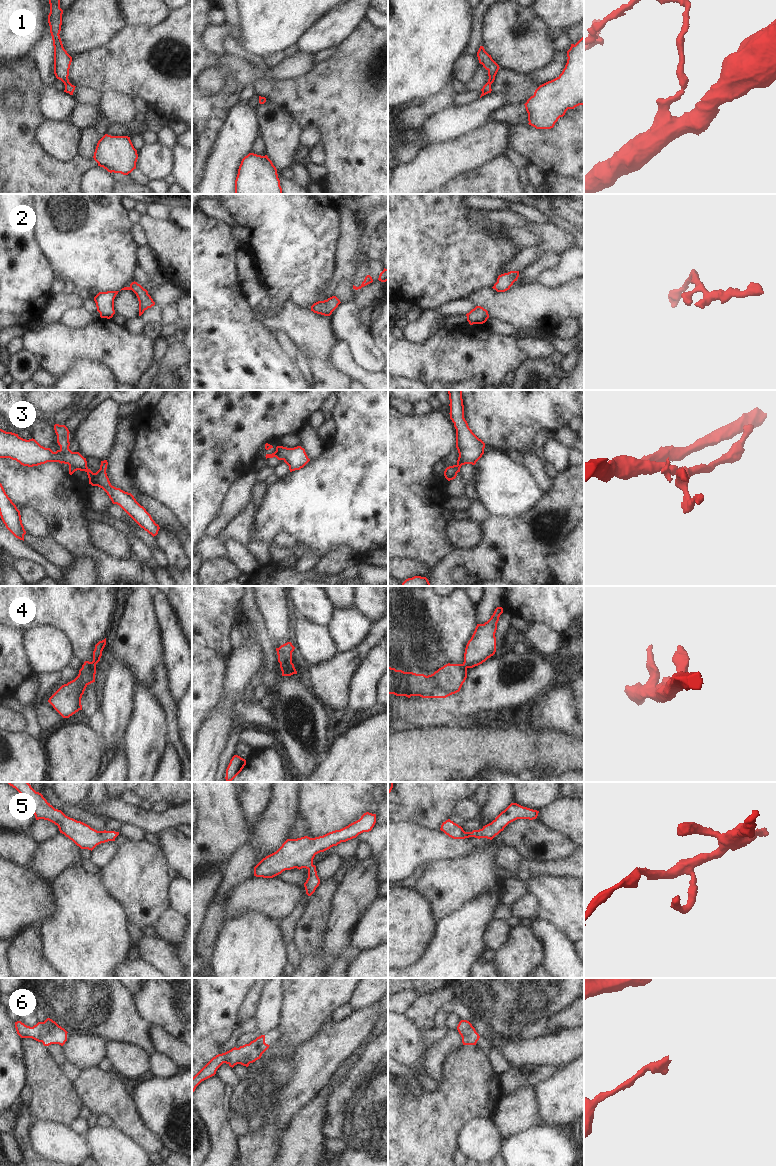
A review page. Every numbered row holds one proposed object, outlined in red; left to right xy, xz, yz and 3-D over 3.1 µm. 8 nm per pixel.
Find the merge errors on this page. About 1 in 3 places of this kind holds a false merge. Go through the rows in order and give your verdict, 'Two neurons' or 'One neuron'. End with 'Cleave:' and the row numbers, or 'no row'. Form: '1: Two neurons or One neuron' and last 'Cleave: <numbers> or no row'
1: One neuron
2: One neuron
3: One neuron
4: One neuron
5: One neuron
6: One neuron
Cleave: no row

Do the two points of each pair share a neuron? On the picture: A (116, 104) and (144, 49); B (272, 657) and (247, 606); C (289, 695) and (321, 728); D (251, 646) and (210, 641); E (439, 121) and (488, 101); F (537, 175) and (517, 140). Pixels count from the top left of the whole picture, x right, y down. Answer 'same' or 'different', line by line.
A: different
B: same
C: same
D: different
E: same
F: different

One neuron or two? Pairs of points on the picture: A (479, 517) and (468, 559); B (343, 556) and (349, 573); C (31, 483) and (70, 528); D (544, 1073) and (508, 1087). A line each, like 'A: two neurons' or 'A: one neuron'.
A: two neurons
B: two neurons
C: one neuron
D: one neuron

